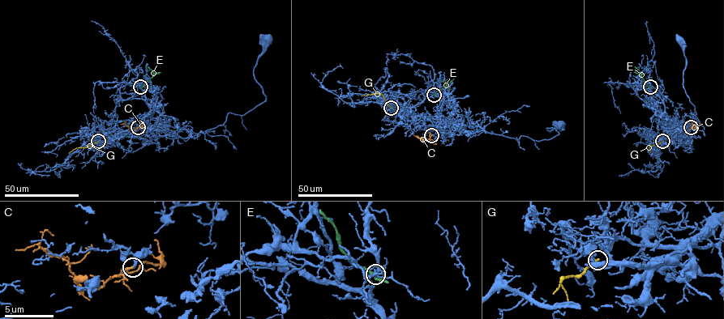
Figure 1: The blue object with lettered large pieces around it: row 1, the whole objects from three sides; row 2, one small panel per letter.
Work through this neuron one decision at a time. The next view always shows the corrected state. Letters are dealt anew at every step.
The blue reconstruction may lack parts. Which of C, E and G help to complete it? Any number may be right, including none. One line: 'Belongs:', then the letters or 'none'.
Belongs: C

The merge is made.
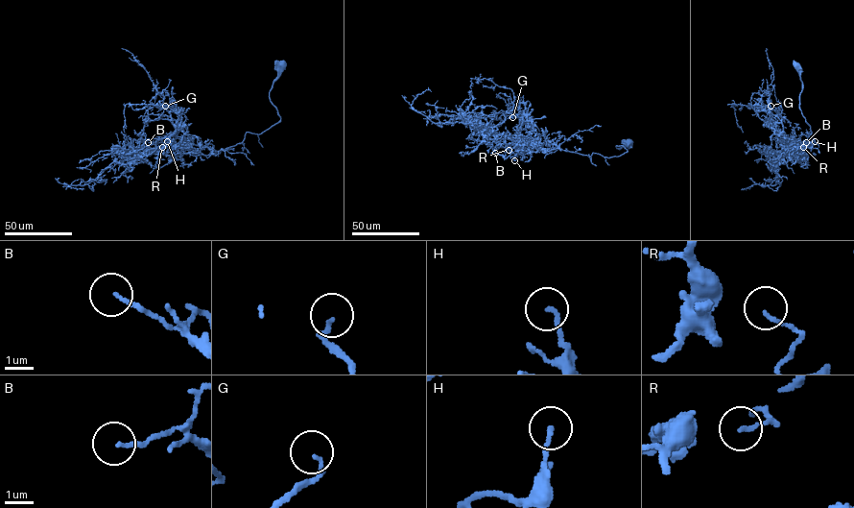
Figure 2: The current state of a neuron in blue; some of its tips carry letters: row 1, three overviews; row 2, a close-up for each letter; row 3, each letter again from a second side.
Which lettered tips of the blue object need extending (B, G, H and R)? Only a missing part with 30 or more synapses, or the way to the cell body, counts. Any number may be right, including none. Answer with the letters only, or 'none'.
G

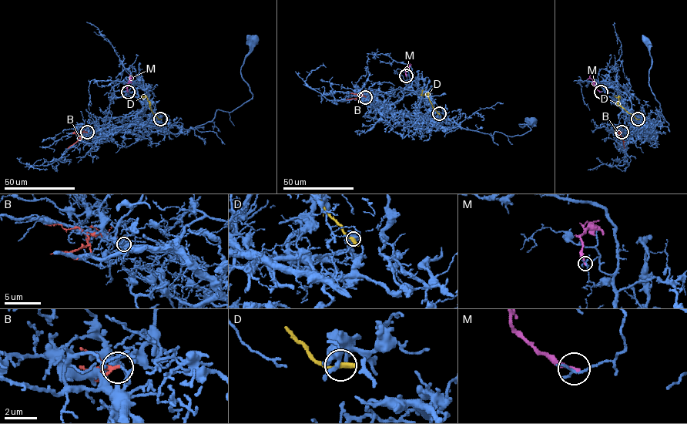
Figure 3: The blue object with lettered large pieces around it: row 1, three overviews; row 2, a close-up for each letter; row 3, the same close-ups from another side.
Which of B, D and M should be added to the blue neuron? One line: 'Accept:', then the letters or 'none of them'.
Accept: none of them

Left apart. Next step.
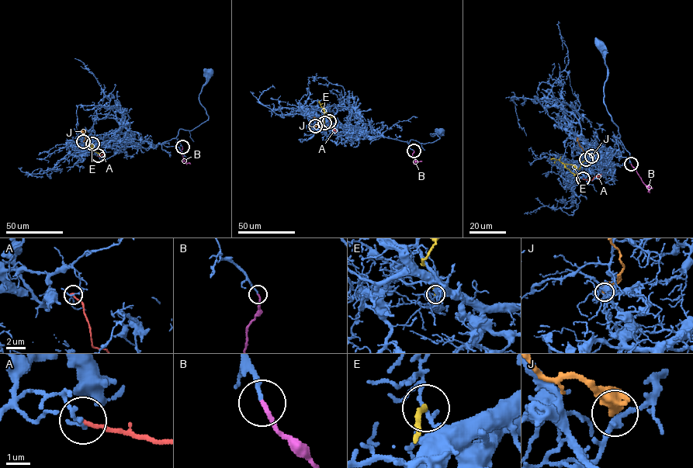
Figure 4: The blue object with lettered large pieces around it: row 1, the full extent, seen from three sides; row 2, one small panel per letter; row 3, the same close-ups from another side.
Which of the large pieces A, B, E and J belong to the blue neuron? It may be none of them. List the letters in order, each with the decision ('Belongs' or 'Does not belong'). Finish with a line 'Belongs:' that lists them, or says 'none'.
A: Does not belong
B: Belongs
E: Does not belong
J: Does not belong
Belongs: B

